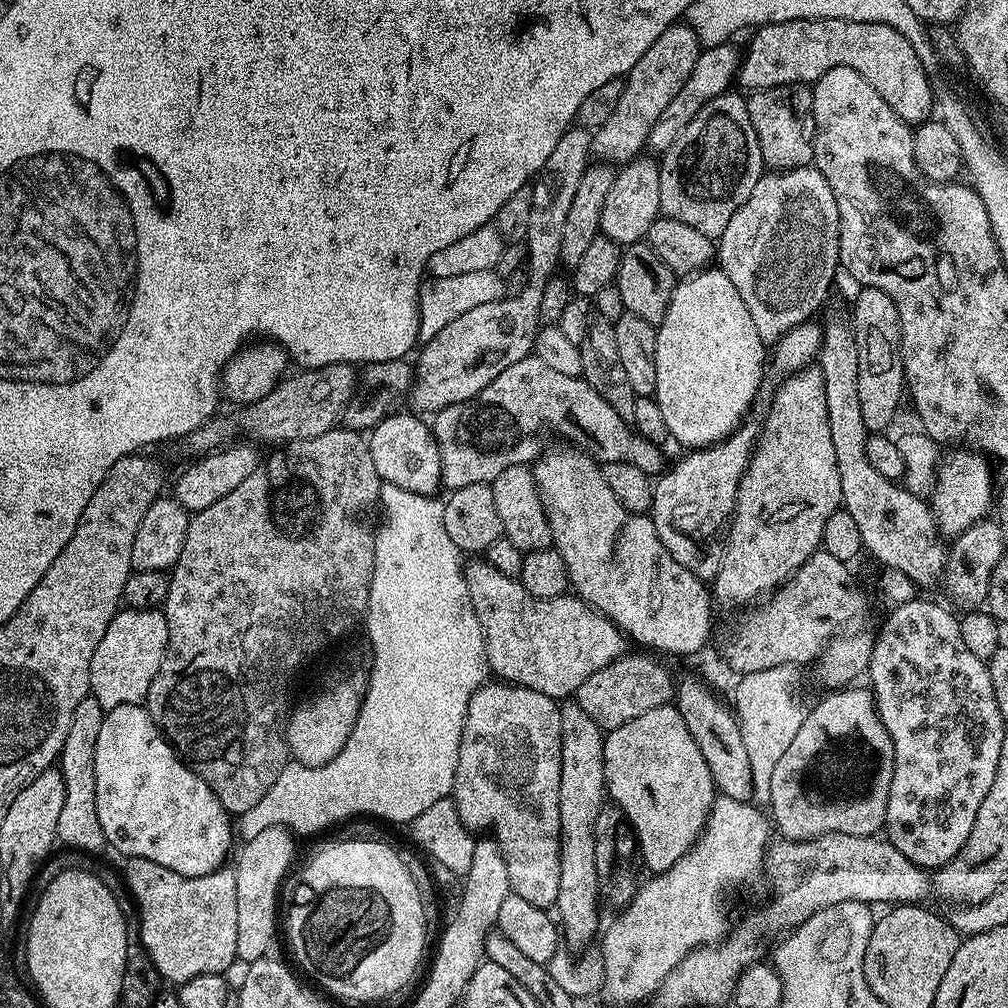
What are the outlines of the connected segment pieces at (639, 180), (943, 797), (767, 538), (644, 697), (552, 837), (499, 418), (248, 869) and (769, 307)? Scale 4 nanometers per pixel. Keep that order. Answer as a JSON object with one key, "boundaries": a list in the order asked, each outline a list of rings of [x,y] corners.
{"boundaries":[[[[644,159],[630,160],[616,172],[614,186],[610,186],[610,194],[606,194],[606,206],[602,206],[599,231],[607,240],[621,246],[641,243],[653,221],[661,215],[660,166],[655,159]]],[[[923,598],[897,604],[892,610],[884,620],[880,637],[875,637],[866,673],[867,679],[872,679],[870,691],[876,697],[876,710],[894,742],[896,755],[884,828],[886,839],[909,862],[935,870],[950,863],[970,838],[978,806],[982,806],[982,798],[994,783],[1006,721],[998,714],[998,702],[994,702],[988,665],[962,642],[955,615],[952,617],[942,605]]],[[[804,366],[783,379],[780,389],[772,396],[764,425],[759,425],[756,447],[748,458],[748,468],[738,486],[736,509],[724,546],[724,561],[714,581],[715,599],[724,604],[751,605],[779,588],[818,551],[826,518],[842,507],[842,482],[838,474],[838,458],[834,458],[834,438],[830,438],[822,370],[819,366]]],[[[625,654],[619,656],[614,662],[610,662],[610,666],[602,666],[602,670],[590,674],[590,678],[586,678],[582,686],[578,686],[574,700],[575,703],[582,706],[582,710],[586,710],[586,714],[590,714],[590,718],[594,718],[594,722],[601,730],[611,730],[630,722],[630,718],[638,718],[638,714],[646,714],[646,710],[654,710],[661,708],[664,704],[672,704],[674,679],[672,680],[670,673],[648,657]]],[[[492,683],[481,684],[473,691],[468,703],[450,799],[456,806],[458,818],[469,832],[493,832],[495,844],[504,856],[509,889],[526,898],[526,902],[548,910],[558,898],[560,877],[560,704],[538,690],[521,688],[519,684]]],[[[535,354],[514,362],[514,366],[506,366],[506,370],[502,370],[502,374],[498,374],[498,378],[494,378],[494,382],[486,386],[486,390],[466,402],[446,406],[441,412],[435,413],[433,420],[436,421],[431,421],[430,427],[435,435],[436,445],[440,447],[442,462],[440,479],[443,487],[448,490],[475,484],[491,484],[498,478],[498,474],[502,474],[502,470],[510,470],[510,466],[531,465],[542,452],[536,435],[544,420],[568,439],[565,441],[572,442],[575,441],[572,440],[575,436],[581,436],[589,444],[587,447],[591,455],[604,464],[626,462],[638,466],[638,470],[653,478],[659,477],[666,468],[664,456],[660,453],[661,445],[639,436],[630,427],[629,421],[620,416],[618,410],[614,410],[614,406],[610,406],[610,402],[602,398],[602,394],[598,394],[598,390],[590,387],[580,376],[550,370],[550,366],[546,366],[546,362],[542,362]]],[[[267,828],[262,834],[244,840],[244,849],[234,863],[236,889],[238,890],[238,946],[236,955],[241,961],[265,959],[268,947],[276,936],[276,895],[280,892],[280,883],[296,856],[296,840],[289,829]]],[[[815,166],[772,170],[761,175],[750,198],[746,198],[734,218],[730,218],[726,230],[718,237],[718,264],[734,284],[734,290],[738,290],[742,302],[746,302],[754,330],[758,330],[758,338],[762,338],[765,345],[775,345],[787,332],[813,319],[812,311],[827,294],[832,274],[838,270],[839,237],[840,219],[834,194]]]]}

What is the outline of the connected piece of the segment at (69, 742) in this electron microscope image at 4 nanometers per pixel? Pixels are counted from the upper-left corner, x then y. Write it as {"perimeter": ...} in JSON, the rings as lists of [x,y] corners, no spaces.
{"perimeter":[[[91,694],[78,702],[70,730],[66,730],[66,742],[58,757],[58,767],[66,786],[66,802],[58,817],[56,839],[65,849],[89,854],[109,847],[106,834],[102,834],[102,822],[98,820],[98,802],[94,794],[94,746],[98,746],[98,734],[102,730],[106,709]]]}

